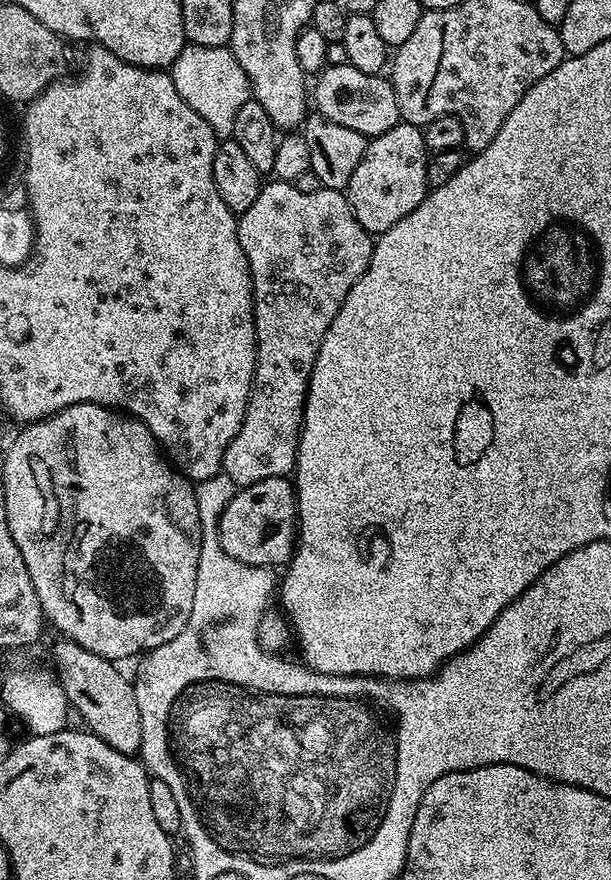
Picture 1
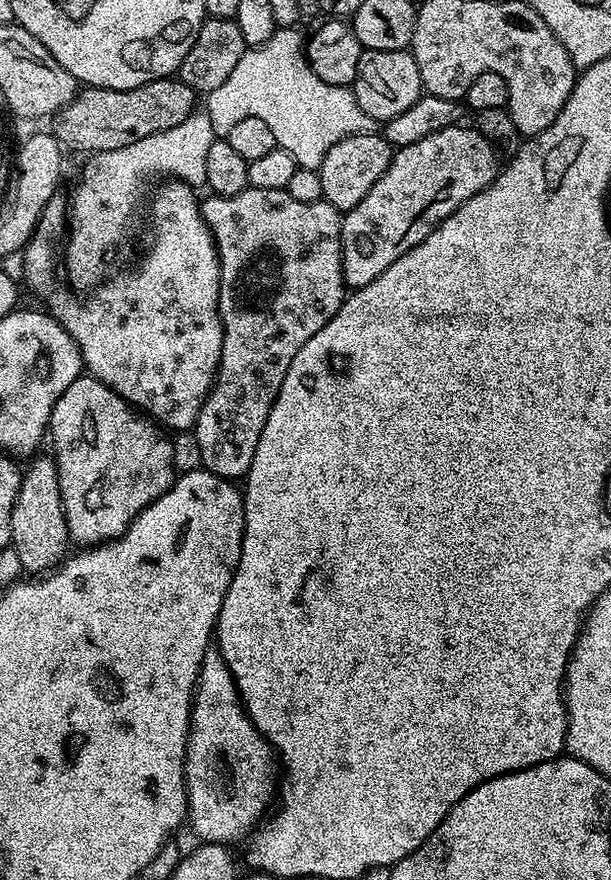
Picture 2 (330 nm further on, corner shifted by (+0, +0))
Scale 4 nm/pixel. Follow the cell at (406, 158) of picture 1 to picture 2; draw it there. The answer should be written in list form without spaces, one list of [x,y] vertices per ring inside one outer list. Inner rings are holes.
[[[453,126],[443,128],[434,134],[426,134],[426,138],[421,138],[418,142],[405,148],[397,148],[392,153],[390,166],[386,166],[386,174],[370,186],[370,194],[358,202],[348,212],[343,213],[340,222],[340,237],[342,238],[342,270],[344,271],[344,282],[349,289],[355,290],[362,286],[370,286],[386,266],[394,266],[406,250],[418,246],[418,242],[425,240],[435,228],[462,202],[474,198],[483,188],[489,188],[496,180],[498,171],[498,153],[492,144],[482,138],[482,134],[477,132],[475,127],[460,128]]]

